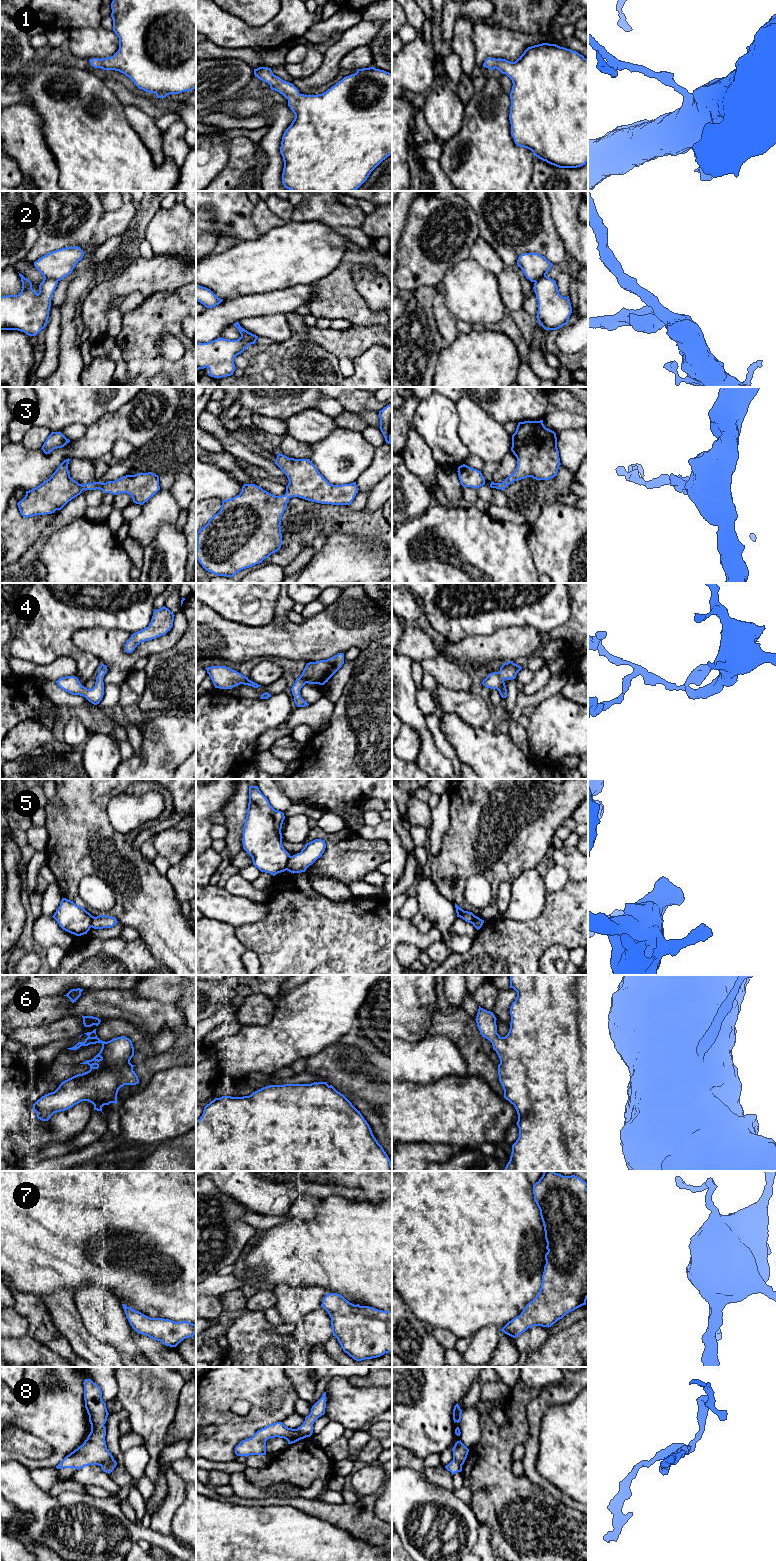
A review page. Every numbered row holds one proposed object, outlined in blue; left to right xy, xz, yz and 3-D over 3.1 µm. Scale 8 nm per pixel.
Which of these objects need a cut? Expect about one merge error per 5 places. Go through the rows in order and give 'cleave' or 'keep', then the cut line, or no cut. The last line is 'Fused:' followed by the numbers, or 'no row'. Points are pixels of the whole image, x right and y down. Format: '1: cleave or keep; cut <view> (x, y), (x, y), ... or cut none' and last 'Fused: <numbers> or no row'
1: keep; cut none
2: cleave; cut xy (44, 278), (57, 281)
3: keep; cut none
4: keep; cut none
5: cleave; cut xz (291, 856), (285, 869)
6: keep; cut none
7: keep; cut none
8: cleave; cut xy (113, 1458), (100, 1465)
Fused: 2, 5, 8

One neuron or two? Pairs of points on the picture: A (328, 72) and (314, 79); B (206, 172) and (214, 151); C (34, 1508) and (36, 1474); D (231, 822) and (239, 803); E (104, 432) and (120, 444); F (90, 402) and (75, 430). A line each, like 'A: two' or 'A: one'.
A: one
B: one
C: two
D: one
E: two
F: two

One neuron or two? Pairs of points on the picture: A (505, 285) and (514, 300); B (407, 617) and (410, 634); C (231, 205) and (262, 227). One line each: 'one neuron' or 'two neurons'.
A: one neuron
B: two neurons
C: two neurons

